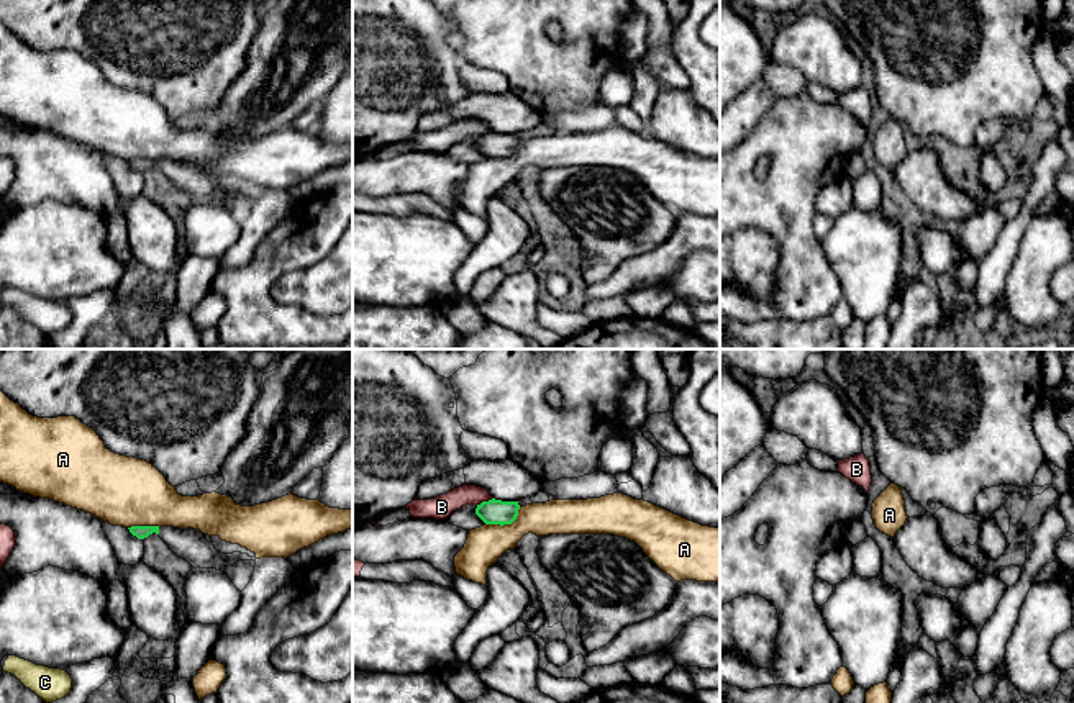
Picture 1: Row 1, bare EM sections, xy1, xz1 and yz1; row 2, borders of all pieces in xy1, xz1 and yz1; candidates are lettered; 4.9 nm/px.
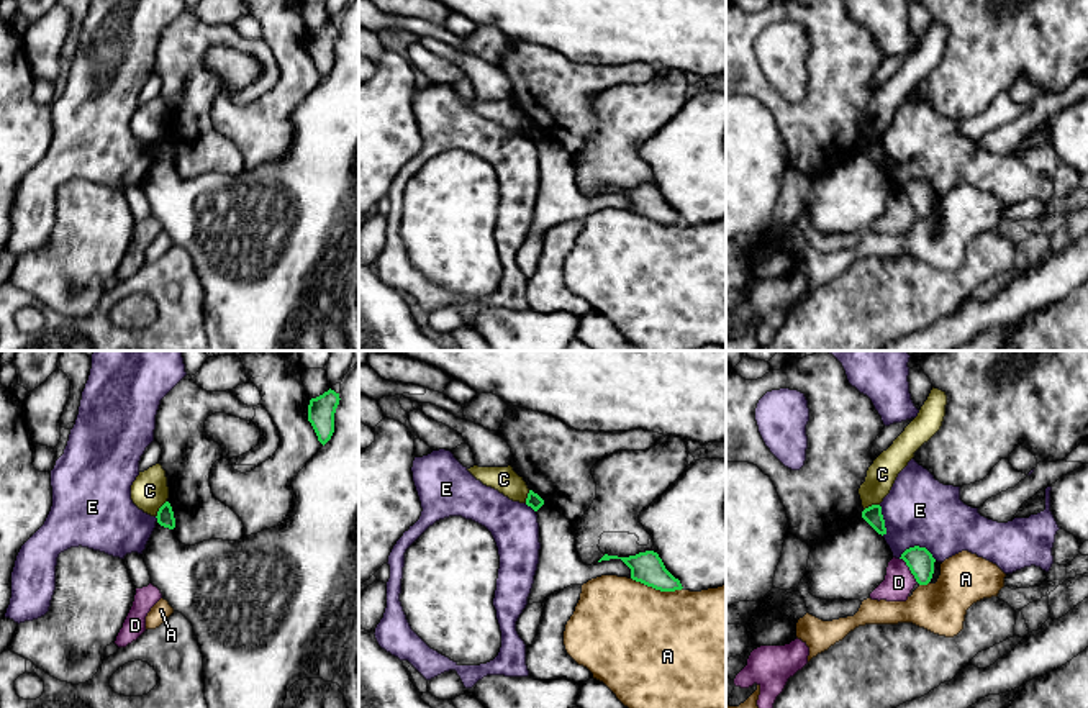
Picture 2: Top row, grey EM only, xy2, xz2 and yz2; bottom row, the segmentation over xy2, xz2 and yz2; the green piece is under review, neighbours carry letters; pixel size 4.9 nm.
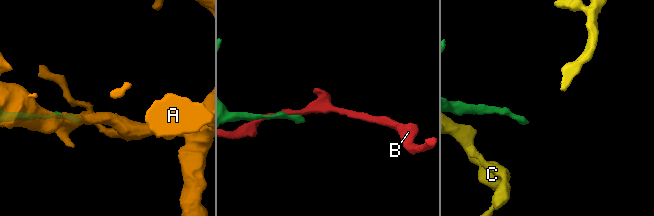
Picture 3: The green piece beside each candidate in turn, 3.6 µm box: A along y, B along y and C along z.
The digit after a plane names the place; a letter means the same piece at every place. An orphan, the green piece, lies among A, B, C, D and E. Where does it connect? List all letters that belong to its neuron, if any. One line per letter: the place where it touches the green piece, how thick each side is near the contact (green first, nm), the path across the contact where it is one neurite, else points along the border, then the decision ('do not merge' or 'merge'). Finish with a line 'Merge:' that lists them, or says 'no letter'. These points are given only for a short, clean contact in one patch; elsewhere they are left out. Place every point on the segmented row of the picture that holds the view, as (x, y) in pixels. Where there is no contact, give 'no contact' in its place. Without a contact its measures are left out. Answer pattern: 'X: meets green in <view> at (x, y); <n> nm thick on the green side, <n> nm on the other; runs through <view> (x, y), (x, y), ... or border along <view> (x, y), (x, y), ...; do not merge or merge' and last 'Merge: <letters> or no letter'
A: meets green in xz2 at (657, 589); 160 nm thick on the green side, 500 nm on the other; do not merge
B: meets green in xz1 at (484, 502); 130 nm thick on the green side, 110 nm on the other; border along xz1 (492, 497), (477, 505); do not merge
C: meets green in xy2 at (159, 508); 80 nm thick on the green side, 180 nm on the other; border along xy2 (166, 500), (156, 517); do not merge
D: meets green in yz2 at (910, 569); 130 nm thick on the green side, 150 nm on the other; border along yz2 (900, 558), (918, 582); do not merge
E: meets green in yz2 at (918, 546); 130 nm thick on the green side, 340 nm on the other; do not merge
Merge: no letter

